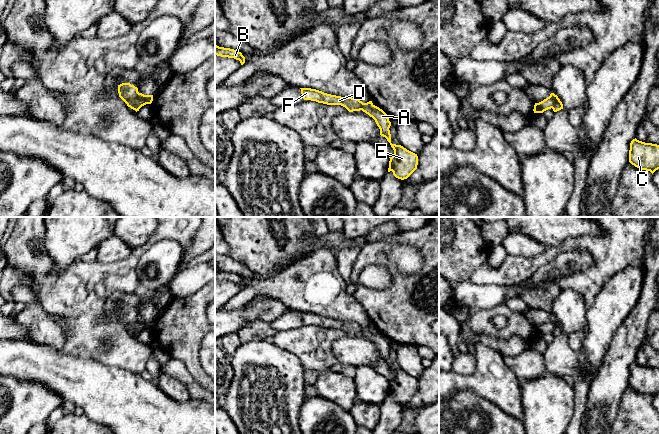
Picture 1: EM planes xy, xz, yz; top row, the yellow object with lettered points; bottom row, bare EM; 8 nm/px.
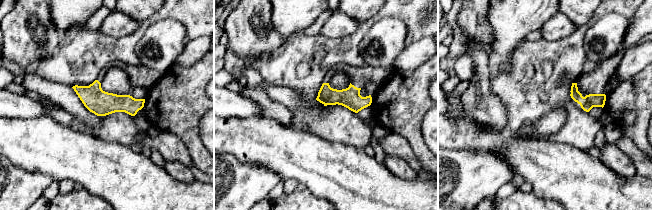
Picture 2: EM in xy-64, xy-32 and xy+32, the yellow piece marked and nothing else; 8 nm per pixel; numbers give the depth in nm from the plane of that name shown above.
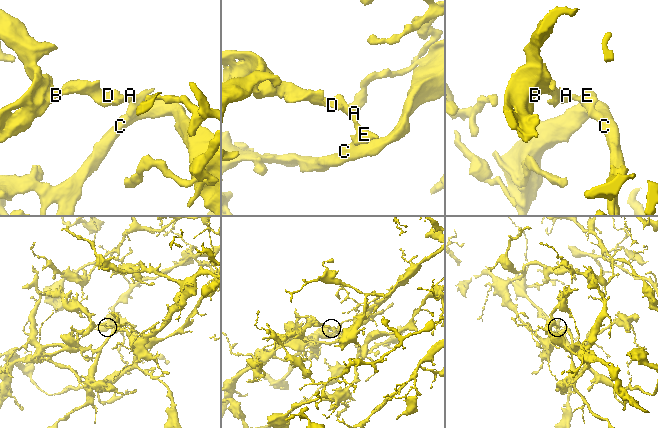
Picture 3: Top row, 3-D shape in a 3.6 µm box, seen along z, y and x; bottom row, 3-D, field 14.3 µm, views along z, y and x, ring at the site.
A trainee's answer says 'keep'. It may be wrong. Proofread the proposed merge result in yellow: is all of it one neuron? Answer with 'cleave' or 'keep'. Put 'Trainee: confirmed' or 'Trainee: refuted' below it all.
cleave
Trainee: refuted

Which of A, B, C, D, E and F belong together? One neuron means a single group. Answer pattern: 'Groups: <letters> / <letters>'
Groups: A C E / B D F

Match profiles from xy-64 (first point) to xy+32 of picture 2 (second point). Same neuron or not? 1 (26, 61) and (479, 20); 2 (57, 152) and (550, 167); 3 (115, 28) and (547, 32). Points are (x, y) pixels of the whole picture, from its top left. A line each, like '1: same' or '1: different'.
1: same
2: same
3: same

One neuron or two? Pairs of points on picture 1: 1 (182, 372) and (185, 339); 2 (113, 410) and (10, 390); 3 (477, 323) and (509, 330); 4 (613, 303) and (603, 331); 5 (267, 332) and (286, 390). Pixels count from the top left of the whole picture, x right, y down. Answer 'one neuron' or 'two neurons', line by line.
1: two neurons
2: two neurons
3: one neuron
4: one neuron
5: two neurons

